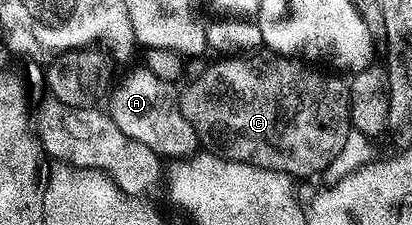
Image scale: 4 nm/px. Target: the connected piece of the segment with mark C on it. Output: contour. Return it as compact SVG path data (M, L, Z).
M271 52L228 56L206 67L184 91L179 91L180 111L196 133L197 143L209 154L230 161L253 163L259 169L286 173L293 180L312 178L315 174L320 176L338 156L353 128L348 82L331 73L320 75L316 70L319 69L303 61Z

